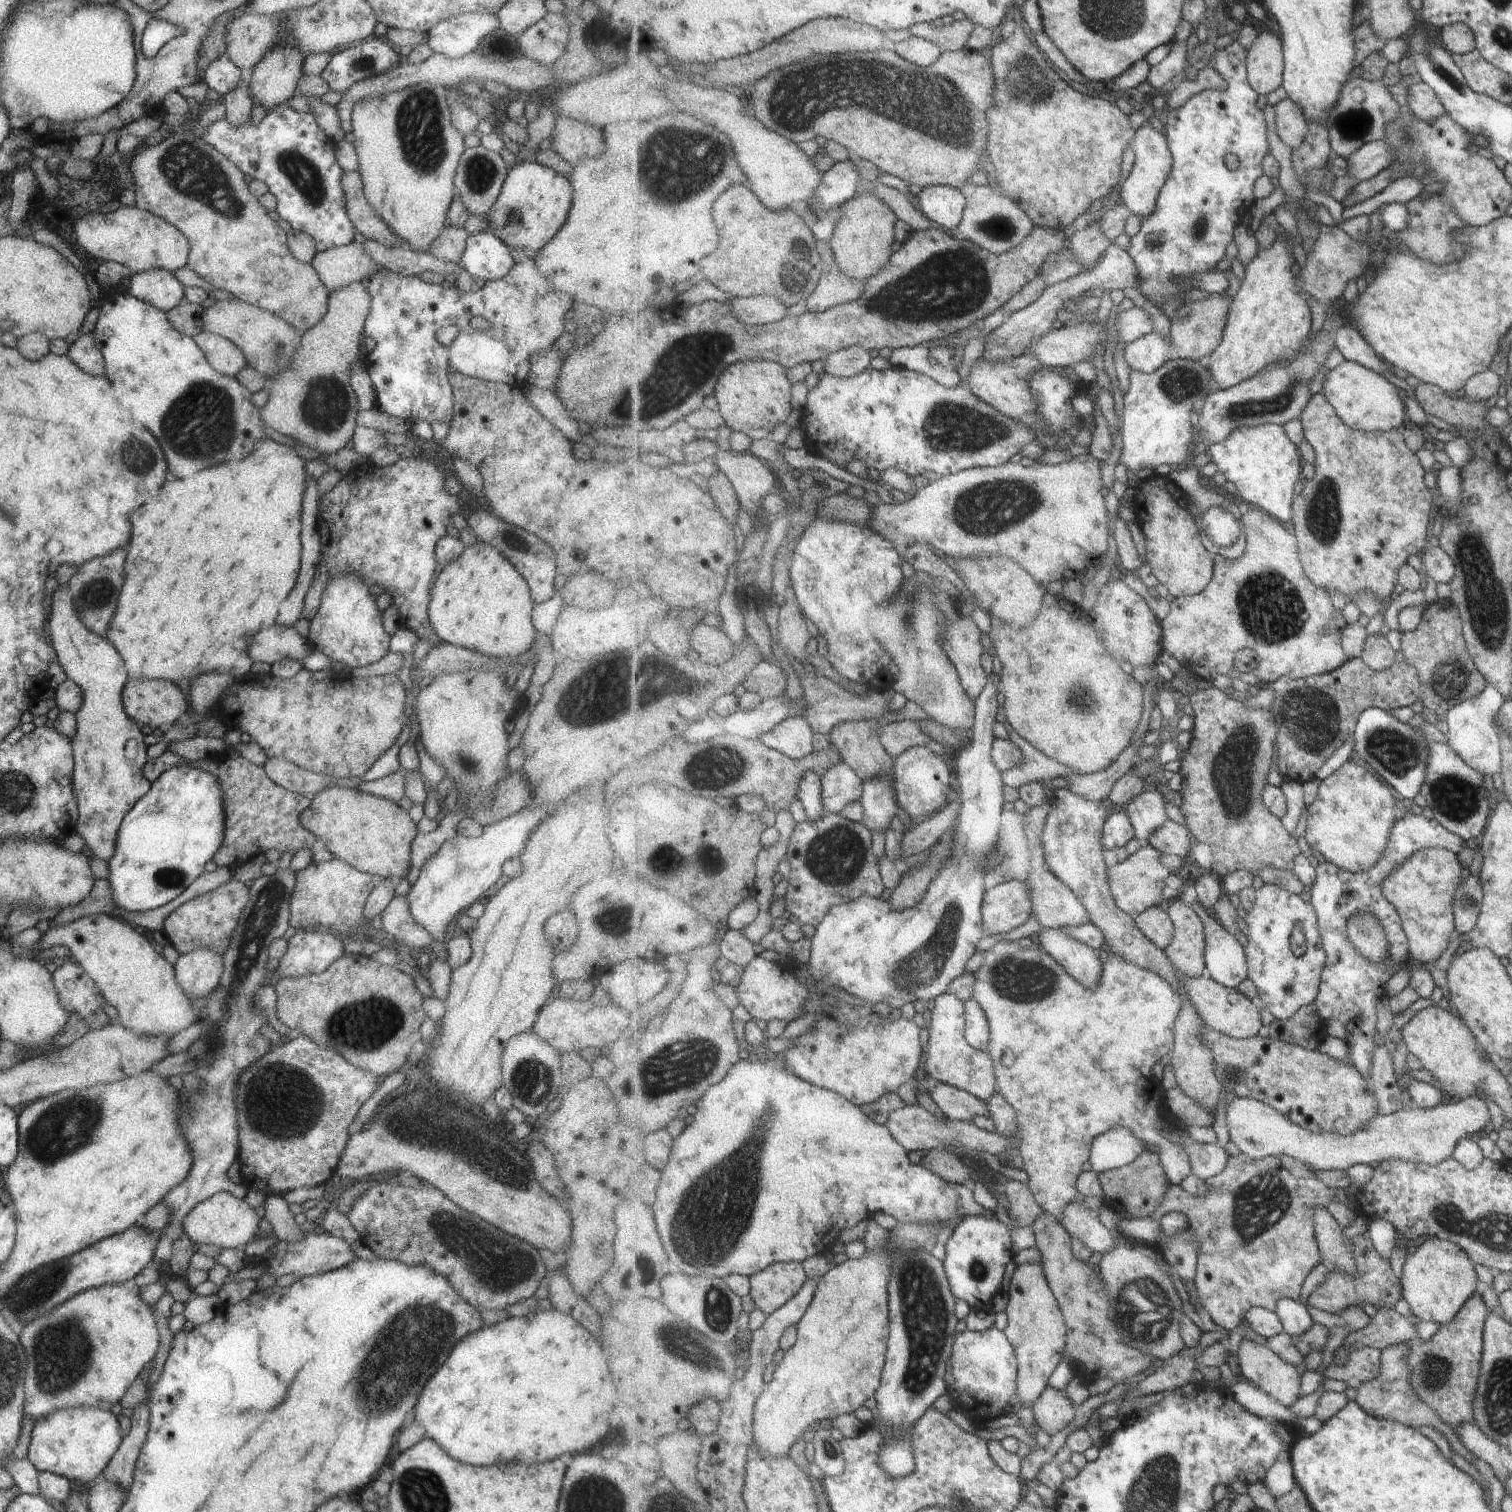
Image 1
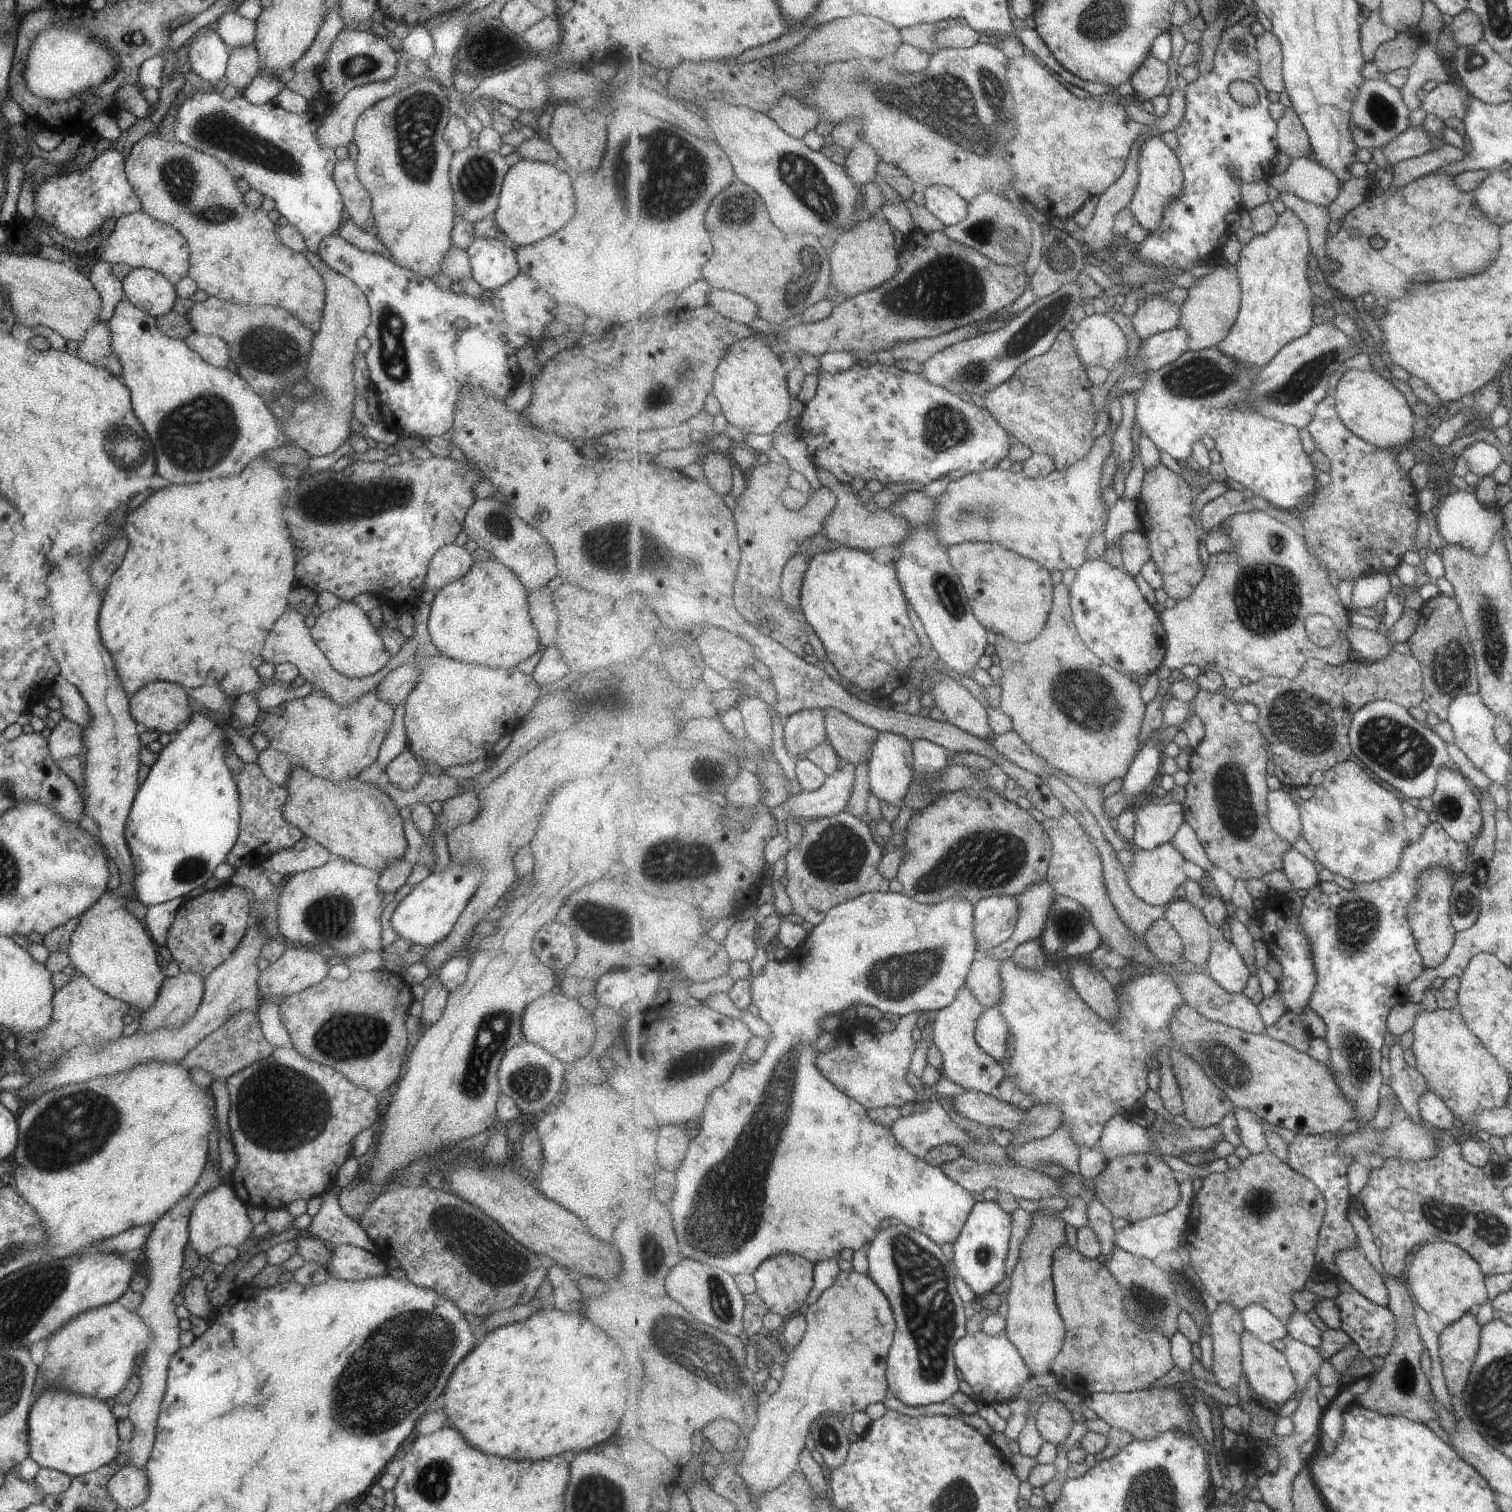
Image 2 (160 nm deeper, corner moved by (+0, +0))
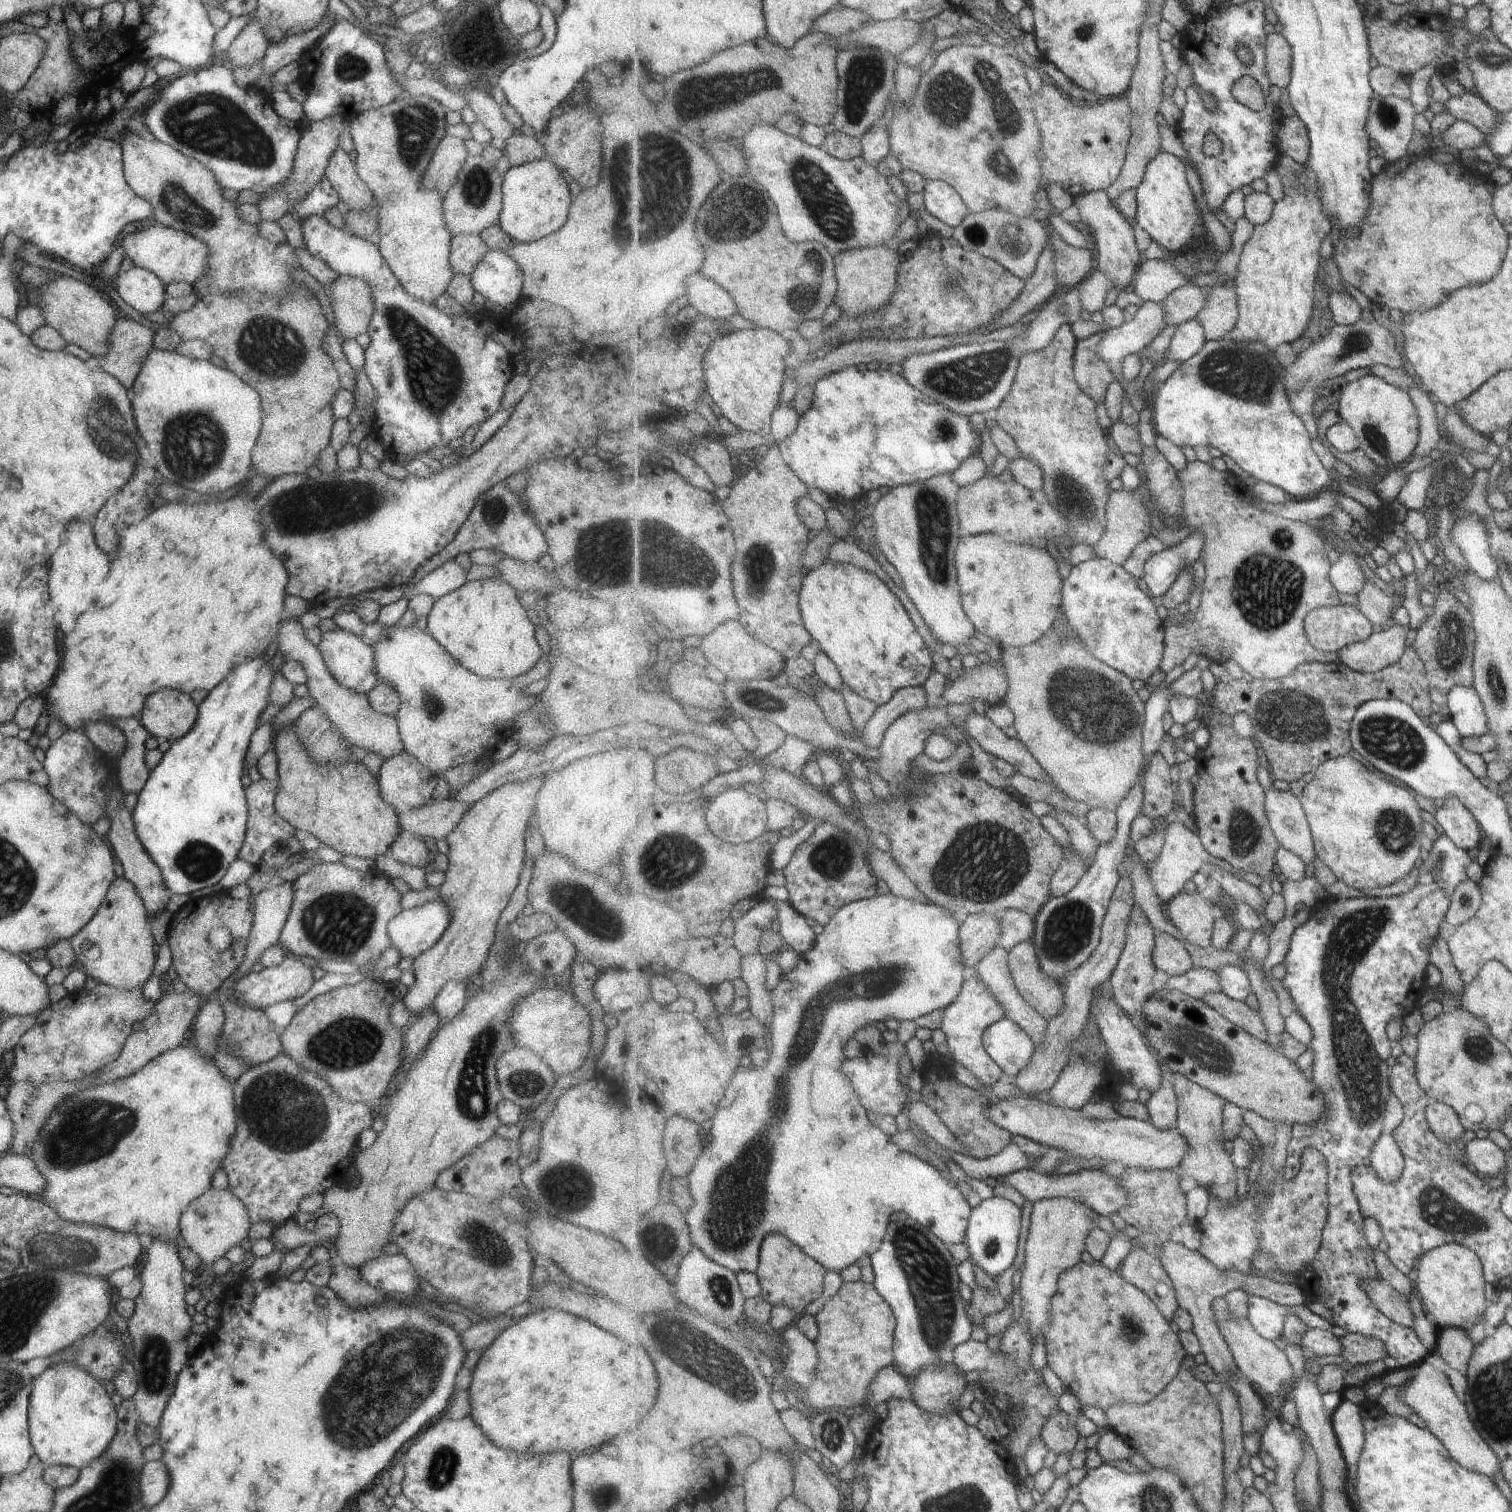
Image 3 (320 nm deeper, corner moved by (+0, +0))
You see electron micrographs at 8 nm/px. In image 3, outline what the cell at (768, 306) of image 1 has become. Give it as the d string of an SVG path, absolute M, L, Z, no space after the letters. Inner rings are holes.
M693 274L686 278L687 298L691 306L695 306L699 314L705 315L716 322L721 318L729 318L737 314L737 306L733 298L713 280L703 274Z

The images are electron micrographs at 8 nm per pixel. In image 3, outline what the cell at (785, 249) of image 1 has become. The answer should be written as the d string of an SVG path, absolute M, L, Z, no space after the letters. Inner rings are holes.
M753 177L721 182L699 216L695 234L707 254L701 272L735 298L738 314L744 319L788 336L805 321L819 321L828 312L837 294L833 256L823 244L793 244L787 240L773 200ZM727 224L731 226L731 238L727 236Z

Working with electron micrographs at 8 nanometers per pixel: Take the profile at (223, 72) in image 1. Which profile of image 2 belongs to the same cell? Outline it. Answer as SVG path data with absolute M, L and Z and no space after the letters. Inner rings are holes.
M215 26L202 27L184 44L188 44L190 70L215 86L224 75L228 59L228 47L216 33Z

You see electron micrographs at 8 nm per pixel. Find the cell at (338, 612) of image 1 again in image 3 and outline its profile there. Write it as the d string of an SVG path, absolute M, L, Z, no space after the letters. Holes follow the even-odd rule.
M336 628L322 633L316 645L329 674L338 685L355 693L366 695L377 683L378 678L373 666L373 649L361 642L361 636Z

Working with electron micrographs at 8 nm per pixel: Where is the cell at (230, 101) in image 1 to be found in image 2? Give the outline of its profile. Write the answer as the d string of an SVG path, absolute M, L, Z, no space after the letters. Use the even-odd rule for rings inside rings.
M254 42L232 49L228 48L224 76L227 84L234 86L238 94L243 92L258 72L258 54Z

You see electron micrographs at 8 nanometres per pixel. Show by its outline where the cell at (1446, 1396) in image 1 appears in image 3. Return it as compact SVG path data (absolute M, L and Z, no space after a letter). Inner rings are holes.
M1457 1327L1439 1329L1435 1346L1434 1352L1439 1354L1443 1362L1465 1376L1473 1348L1465 1332L1461 1332Z

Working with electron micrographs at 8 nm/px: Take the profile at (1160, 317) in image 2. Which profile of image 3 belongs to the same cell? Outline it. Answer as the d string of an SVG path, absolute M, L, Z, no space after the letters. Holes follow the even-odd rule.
M1192 284L1178 288L1163 302L1167 311L1166 323L1179 326L1184 322L1197 319L1197 315L1209 302L1210 288L1204 285L1200 287Z

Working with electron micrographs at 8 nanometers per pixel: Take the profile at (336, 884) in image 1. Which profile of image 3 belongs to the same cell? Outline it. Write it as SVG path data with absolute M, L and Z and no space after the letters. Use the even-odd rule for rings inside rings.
M340 861L317 862L291 884L294 897L290 904L290 913L281 927L278 941L295 956L309 956L316 961L351 963L359 967L371 960L377 960L379 955L390 947L386 924L402 911L400 894L391 885L391 878L377 868L362 872L349 869Z

